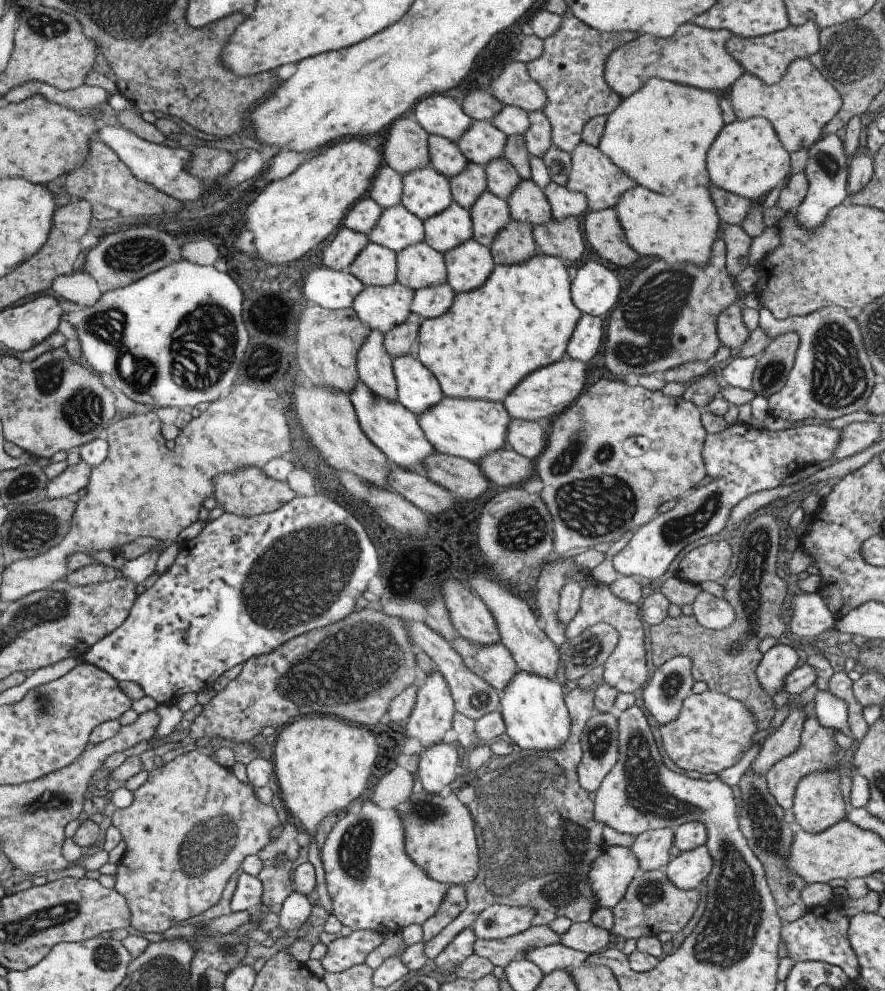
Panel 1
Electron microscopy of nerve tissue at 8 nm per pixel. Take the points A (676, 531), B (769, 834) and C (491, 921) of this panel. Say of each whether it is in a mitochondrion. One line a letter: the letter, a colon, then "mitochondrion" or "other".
A: mitochondrion
B: mitochondrion
C: mitochondrion

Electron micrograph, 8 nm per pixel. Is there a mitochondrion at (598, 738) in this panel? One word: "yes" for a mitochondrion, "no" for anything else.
yes

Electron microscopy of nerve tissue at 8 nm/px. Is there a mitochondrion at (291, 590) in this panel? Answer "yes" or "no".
yes

